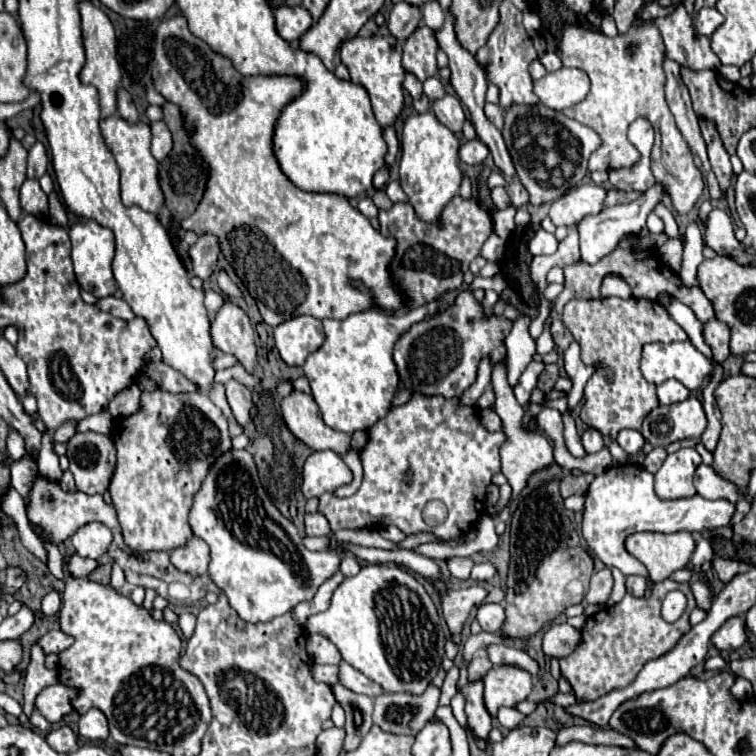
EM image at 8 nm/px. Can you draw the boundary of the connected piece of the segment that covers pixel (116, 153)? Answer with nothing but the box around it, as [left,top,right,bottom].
[99,114,161,214]

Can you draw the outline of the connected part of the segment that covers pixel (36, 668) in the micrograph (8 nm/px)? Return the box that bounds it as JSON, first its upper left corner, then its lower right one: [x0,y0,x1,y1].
[23,642,59,718]

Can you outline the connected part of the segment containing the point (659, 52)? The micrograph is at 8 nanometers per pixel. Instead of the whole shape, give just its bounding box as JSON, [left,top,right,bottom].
[559,20,705,214]

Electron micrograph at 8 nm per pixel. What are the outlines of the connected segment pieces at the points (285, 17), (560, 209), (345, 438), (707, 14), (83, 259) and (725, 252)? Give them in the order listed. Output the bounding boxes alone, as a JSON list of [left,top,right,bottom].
[[275,6,313,42],[549,184,607,226],[281,392,351,456],[695,8,725,36],[69,220,117,298],[705,208,745,260]]

